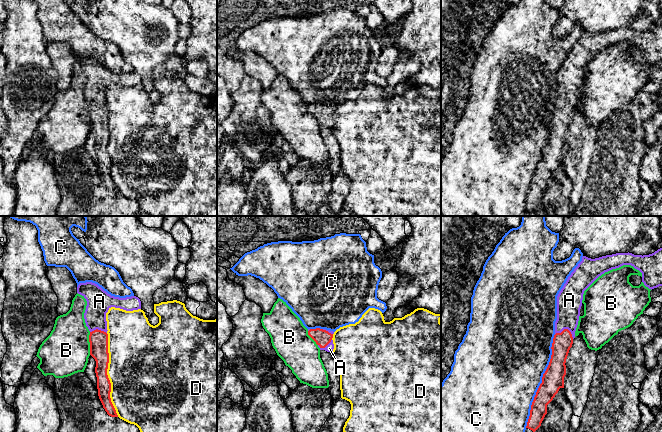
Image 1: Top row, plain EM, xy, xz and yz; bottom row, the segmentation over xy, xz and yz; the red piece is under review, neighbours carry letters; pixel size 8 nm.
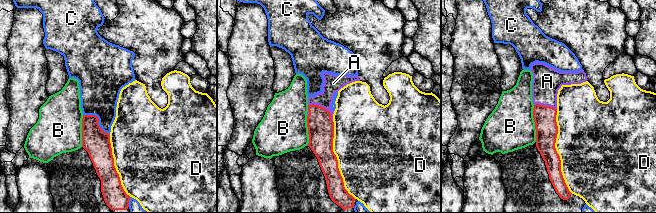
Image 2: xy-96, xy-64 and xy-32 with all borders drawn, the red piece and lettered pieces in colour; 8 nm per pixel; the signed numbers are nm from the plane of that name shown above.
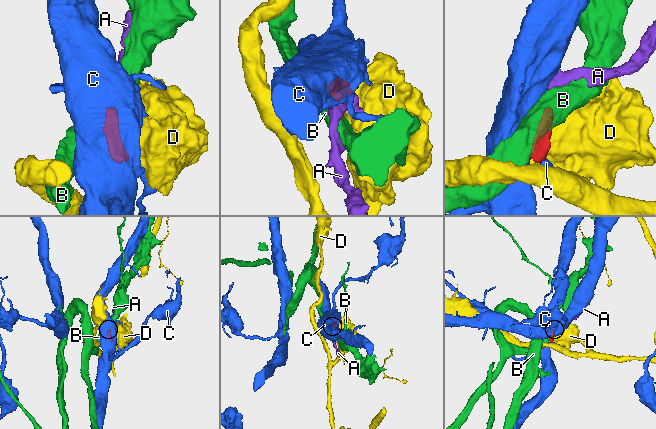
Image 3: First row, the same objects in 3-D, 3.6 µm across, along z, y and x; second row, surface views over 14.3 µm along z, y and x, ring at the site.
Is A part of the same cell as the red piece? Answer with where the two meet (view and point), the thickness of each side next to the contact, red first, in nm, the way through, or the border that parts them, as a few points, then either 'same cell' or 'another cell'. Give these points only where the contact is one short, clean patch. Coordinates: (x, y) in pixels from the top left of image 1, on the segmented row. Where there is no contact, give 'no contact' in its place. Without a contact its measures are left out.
contact yz (566, 329); calibres 160 and 200 nm; same cell

